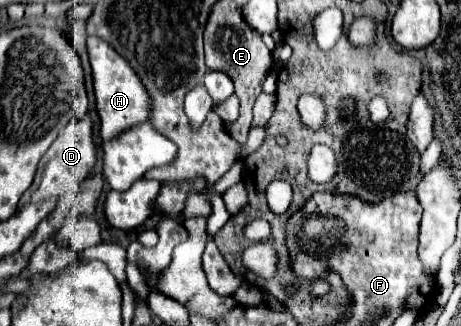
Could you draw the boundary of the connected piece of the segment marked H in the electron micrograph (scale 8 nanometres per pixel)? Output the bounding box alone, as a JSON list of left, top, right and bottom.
[87,36,151,140]

